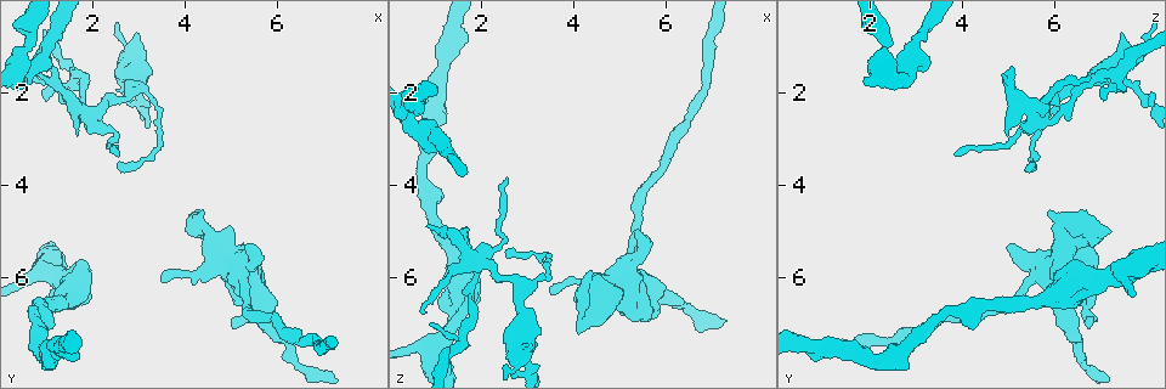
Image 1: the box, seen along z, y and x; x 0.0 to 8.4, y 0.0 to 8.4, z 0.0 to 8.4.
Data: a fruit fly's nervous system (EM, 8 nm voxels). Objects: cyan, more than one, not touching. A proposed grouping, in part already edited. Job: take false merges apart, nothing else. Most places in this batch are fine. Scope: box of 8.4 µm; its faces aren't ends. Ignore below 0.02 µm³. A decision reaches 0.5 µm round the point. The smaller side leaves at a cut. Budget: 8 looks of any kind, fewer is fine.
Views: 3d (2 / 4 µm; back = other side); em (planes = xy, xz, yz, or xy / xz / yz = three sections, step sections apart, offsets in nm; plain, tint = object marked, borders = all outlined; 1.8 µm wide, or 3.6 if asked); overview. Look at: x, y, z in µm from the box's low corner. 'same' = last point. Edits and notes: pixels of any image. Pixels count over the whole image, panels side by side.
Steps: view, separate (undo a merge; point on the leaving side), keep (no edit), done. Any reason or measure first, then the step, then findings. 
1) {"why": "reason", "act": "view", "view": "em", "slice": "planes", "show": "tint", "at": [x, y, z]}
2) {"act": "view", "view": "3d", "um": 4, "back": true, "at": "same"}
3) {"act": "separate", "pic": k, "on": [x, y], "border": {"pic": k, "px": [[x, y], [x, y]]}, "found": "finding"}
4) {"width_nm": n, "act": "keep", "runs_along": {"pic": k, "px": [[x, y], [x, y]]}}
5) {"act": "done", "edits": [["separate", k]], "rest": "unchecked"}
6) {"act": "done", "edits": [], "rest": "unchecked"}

{"why": "a fork", "act": "view", "view": "em", "slice": "xz", "step": 16, "show": "tint", "at": [1.50, 6.35, 6.00]}

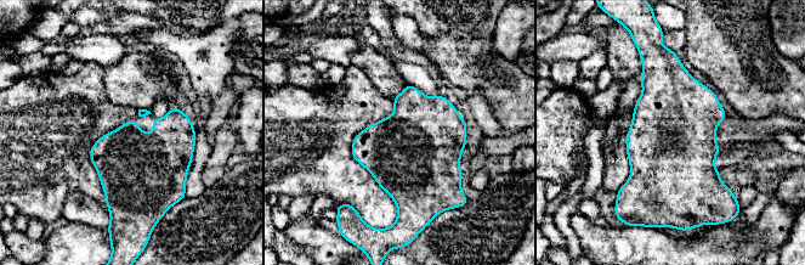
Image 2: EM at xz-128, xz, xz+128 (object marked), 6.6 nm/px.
{"why": "another direction", "act": "view", "view": "em", "slice": "xy", "step": 4, "show": "tint", "at": "same"}

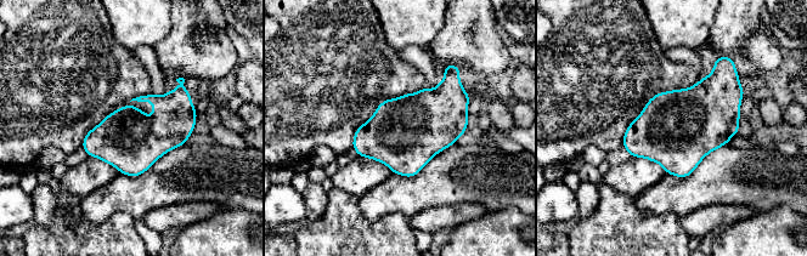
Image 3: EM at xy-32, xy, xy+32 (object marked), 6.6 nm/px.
{"act": "keep", "found": "all the same cell"}

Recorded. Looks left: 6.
{"why": "calibre changes", "act": "view", "view": "3d", "um": 4, "at": [4.45, 5.05, 6.90]}

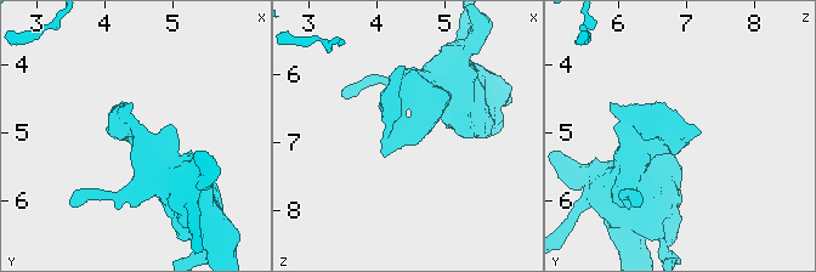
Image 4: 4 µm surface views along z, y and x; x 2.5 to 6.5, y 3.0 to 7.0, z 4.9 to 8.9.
{"why": "shape alone is not enough", "act": "view", "view": "em", "um": 3.6, "slice": "planes", "show": "tint", "at": [4.45, 5.15, 6.90]}

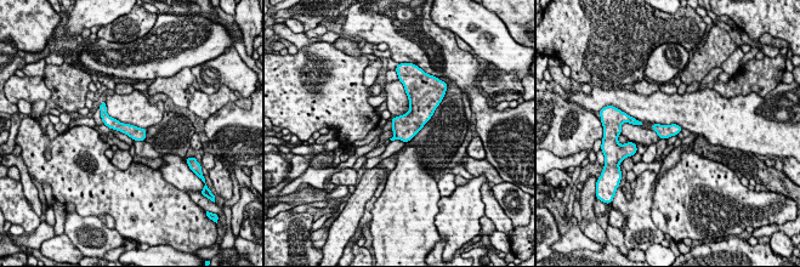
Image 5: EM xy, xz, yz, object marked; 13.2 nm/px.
{"width_nm": 190, "act": "keep", "runs_along": {"pic": 5, "px": [[103, 108], [112, 123], [142, 136]]}, "found": "all the same cell"}

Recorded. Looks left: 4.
{"why": "sharp bend", "act": "view", "view": "em", "slice": "planes", "show": "tint", "at": [2.00, 2.50, 5.70]}

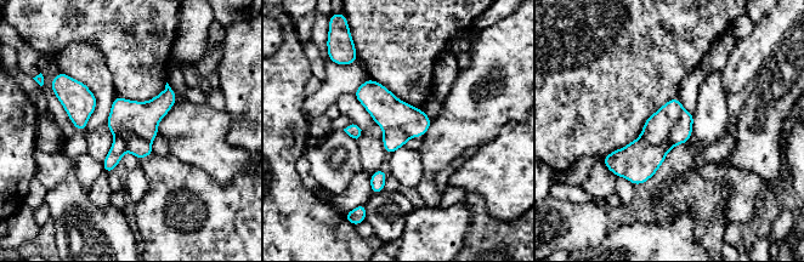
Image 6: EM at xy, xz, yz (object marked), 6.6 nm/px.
{"act": "separate", "pic": 6, "on": [638, 161], "found": "a second cell is stuck on"}

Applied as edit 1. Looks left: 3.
{"why": "narrows sharply", "act": "view", "view": "em", "slice": "planes", "show": "plain", "at": [0.70, 1.00, 2.30]}

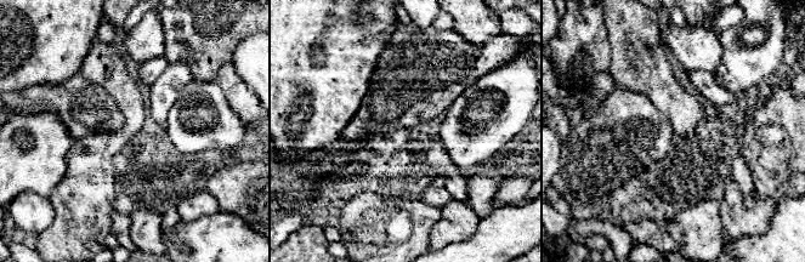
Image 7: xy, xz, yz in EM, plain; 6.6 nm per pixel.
{"act": "view", "view": "em", "slice": "planes", "show": "tint", "at": "same"}

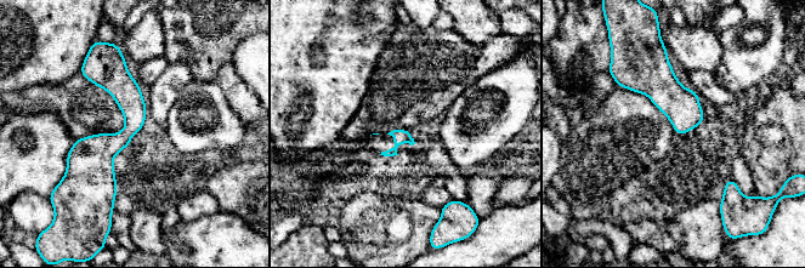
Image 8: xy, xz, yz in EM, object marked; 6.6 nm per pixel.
{"act": "keep", "runs_along": {"pic": 8, "px": [[120, 61], [130, 129], [105, 154], [108, 200]]}, "found": "continuous, no second cell"}

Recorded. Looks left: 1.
{"act": "done", "edits": [["separate", 6]], "rest": "unchecked"}

